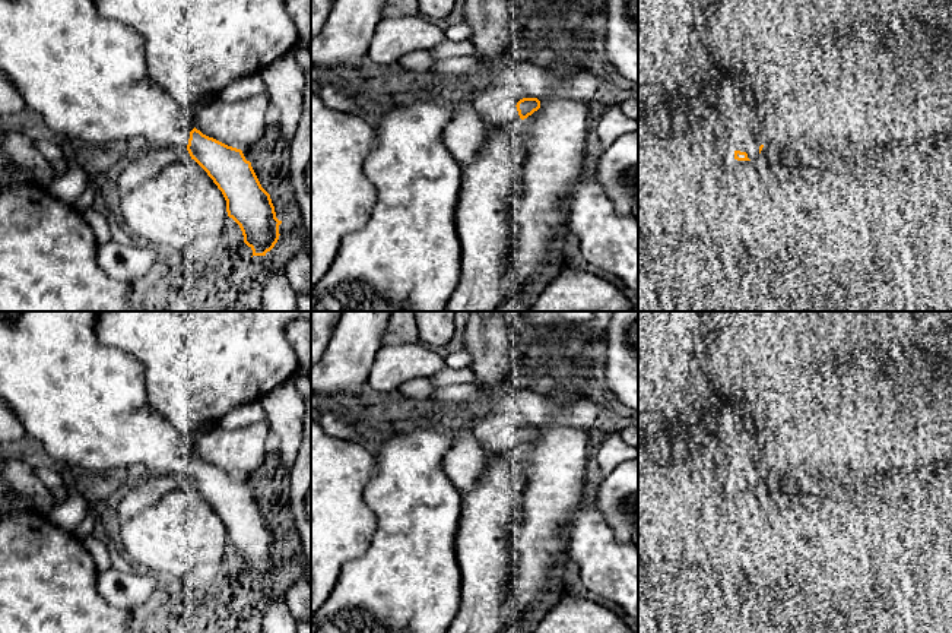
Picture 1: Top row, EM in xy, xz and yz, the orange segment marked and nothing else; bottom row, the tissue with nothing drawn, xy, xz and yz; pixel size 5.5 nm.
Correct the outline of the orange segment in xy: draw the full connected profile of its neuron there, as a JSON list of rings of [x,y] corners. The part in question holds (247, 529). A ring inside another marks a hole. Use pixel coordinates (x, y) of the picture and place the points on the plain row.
[[[10,311],[0,314],[0,401],[19,418],[42,458],[61,469],[105,475],[131,465],[143,465],[149,474],[187,477],[213,507],[226,528],[228,544],[241,556],[253,583],[266,583],[279,567],[279,553],[270,522],[261,515],[251,490],[241,477],[183,455],[181,434],[149,403],[143,365],[130,354],[102,345],[96,333],[98,311]]]

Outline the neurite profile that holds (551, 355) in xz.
[[[558,336],[542,339],[533,358],[533,364],[545,368],[562,386],[546,395],[559,408],[578,403],[578,395],[588,392],[587,368],[565,354],[567,345],[568,341]]]

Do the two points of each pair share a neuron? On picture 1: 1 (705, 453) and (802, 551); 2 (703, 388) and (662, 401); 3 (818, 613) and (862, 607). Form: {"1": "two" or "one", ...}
{"1": "two", "2": "two", "3": "one"}

